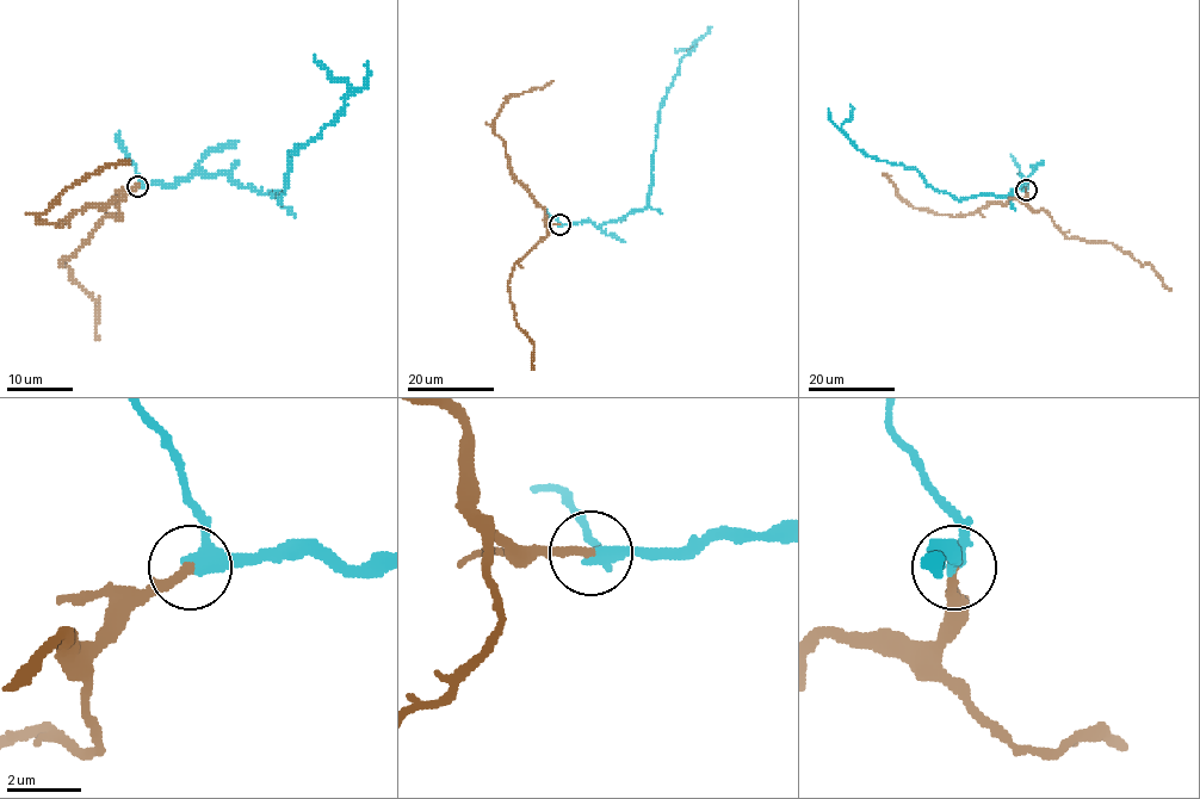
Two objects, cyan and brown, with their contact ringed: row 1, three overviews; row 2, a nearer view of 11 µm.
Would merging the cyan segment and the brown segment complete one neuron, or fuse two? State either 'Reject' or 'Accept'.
Accept

